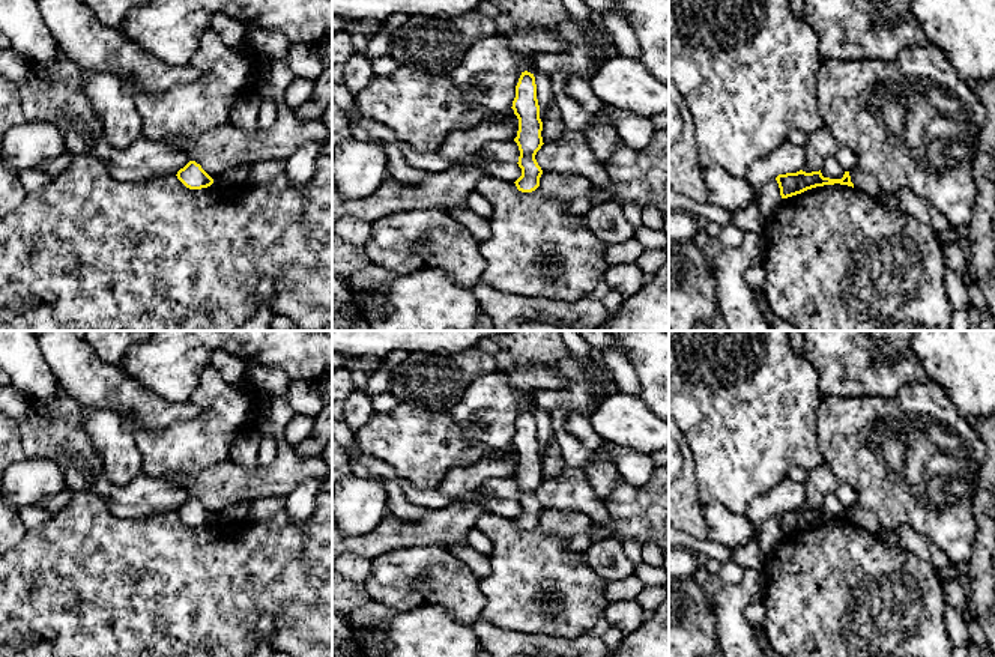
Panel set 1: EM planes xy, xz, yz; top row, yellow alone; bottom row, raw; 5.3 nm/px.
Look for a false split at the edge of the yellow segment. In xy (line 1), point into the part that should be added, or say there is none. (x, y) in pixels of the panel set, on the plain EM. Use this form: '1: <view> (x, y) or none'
1: none

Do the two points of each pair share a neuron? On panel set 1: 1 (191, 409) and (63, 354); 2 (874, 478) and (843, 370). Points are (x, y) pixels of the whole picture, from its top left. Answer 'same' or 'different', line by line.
1: same
2: different

